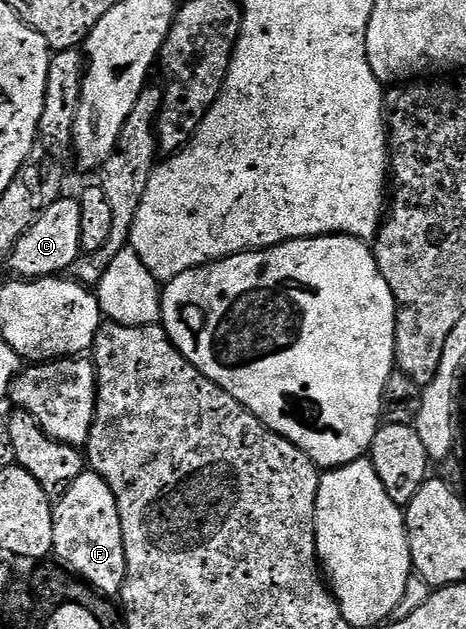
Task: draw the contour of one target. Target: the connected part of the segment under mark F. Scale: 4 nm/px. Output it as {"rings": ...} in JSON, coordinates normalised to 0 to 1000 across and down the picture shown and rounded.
{"rings":[[[178,749],[163,768],[155,768],[155,774],[146,774],[146,781],[122,792],[116,803],[114,884],[139,903],[174,917],[195,938],[212,936],[215,941],[230,943],[219,944],[230,951],[251,951],[260,944],[270,919],[270,884],[258,812],[232,768],[223,768],[210,752]]]}

